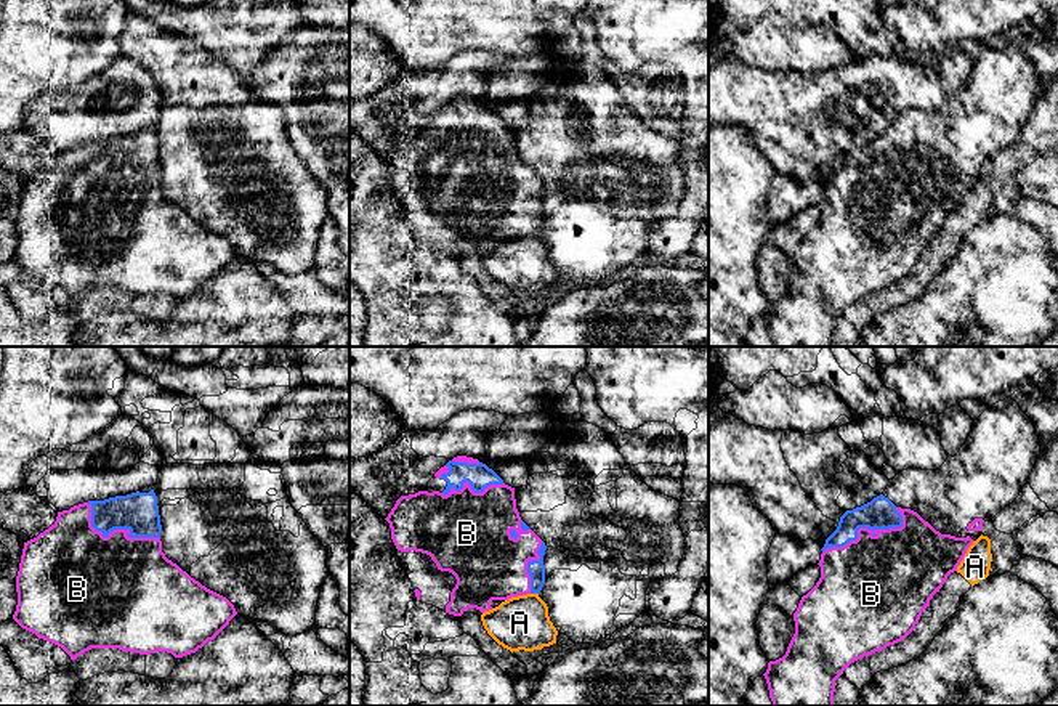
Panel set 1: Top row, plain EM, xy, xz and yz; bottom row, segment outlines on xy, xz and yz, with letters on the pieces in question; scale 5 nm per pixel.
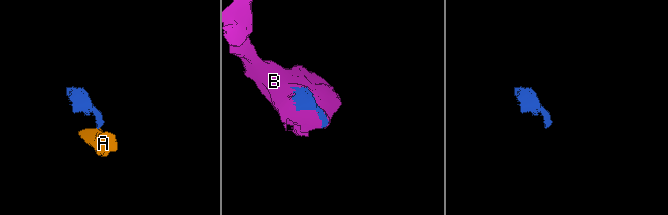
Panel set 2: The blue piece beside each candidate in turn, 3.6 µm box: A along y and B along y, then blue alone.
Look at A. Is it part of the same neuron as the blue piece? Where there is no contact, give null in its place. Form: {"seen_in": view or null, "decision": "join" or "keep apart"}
{"seen_in": "xz", "decision": "keep apart"}

